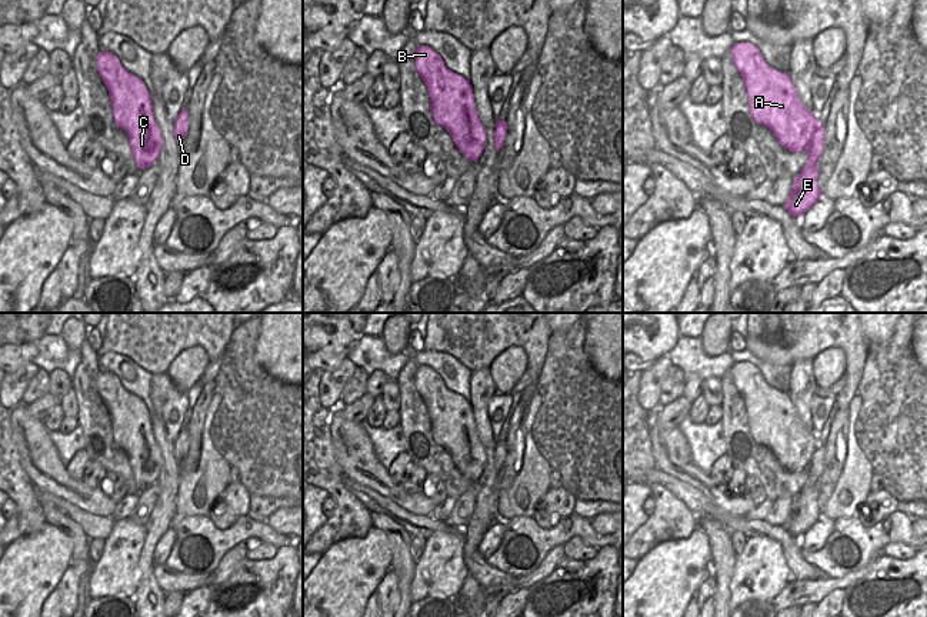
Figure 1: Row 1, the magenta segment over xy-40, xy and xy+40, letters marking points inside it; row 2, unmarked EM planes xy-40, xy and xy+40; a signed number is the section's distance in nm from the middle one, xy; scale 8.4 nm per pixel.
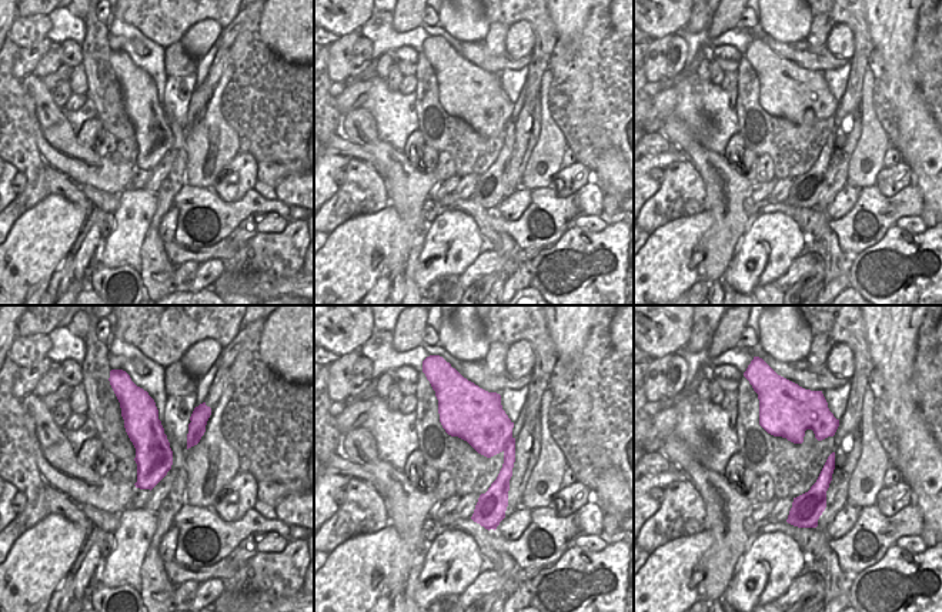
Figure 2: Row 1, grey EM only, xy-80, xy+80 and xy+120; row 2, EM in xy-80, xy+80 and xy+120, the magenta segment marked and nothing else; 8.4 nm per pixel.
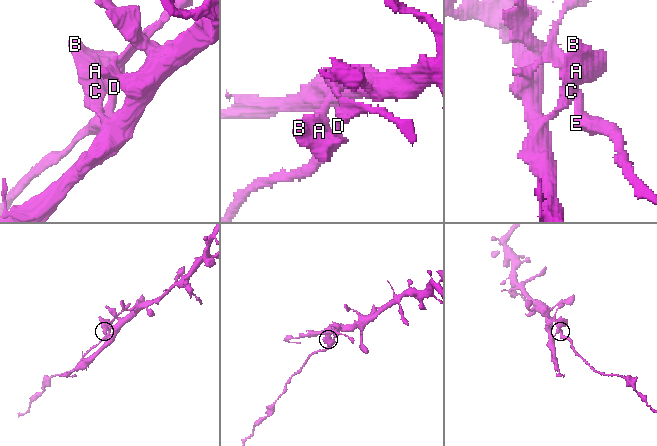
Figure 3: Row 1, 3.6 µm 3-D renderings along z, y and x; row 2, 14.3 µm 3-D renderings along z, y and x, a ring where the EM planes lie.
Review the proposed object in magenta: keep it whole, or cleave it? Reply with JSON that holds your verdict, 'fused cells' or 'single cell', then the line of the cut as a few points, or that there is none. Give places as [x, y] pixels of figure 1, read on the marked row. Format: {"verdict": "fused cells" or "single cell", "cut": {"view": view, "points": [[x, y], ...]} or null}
{"verdict": "fused cells", "cut": {"view": "xy+40", "points": [[819, 123], [807, 150]]}}

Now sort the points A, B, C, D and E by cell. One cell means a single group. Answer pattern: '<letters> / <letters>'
A B C / D E

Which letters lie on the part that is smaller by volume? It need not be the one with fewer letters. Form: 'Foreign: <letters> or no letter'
Foreign: D, E

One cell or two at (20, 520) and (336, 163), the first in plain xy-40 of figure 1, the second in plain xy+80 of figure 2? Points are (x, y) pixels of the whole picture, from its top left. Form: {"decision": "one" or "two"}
{"decision": "two"}

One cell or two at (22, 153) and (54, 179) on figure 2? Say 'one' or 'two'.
two

